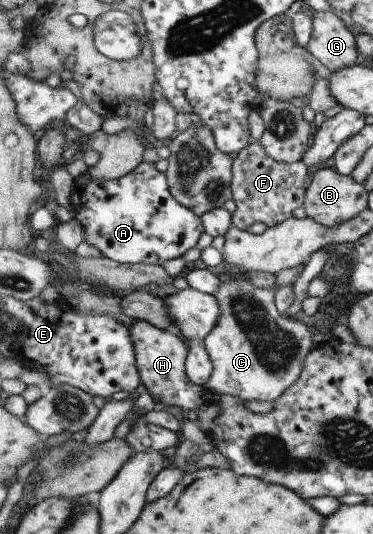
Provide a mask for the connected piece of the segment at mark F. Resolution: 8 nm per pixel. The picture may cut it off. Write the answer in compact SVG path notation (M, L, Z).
M258 142L250 144L250 146L237 153L232 174L233 201L236 206L236 210L233 212L234 226L247 231L255 222L262 222L267 227L276 227L284 220L292 218L294 212L300 206L304 207L307 192L306 184L308 184L306 178L308 178L308 172L310 172L308 169L309 166L303 160L295 163L281 163L272 160Z

